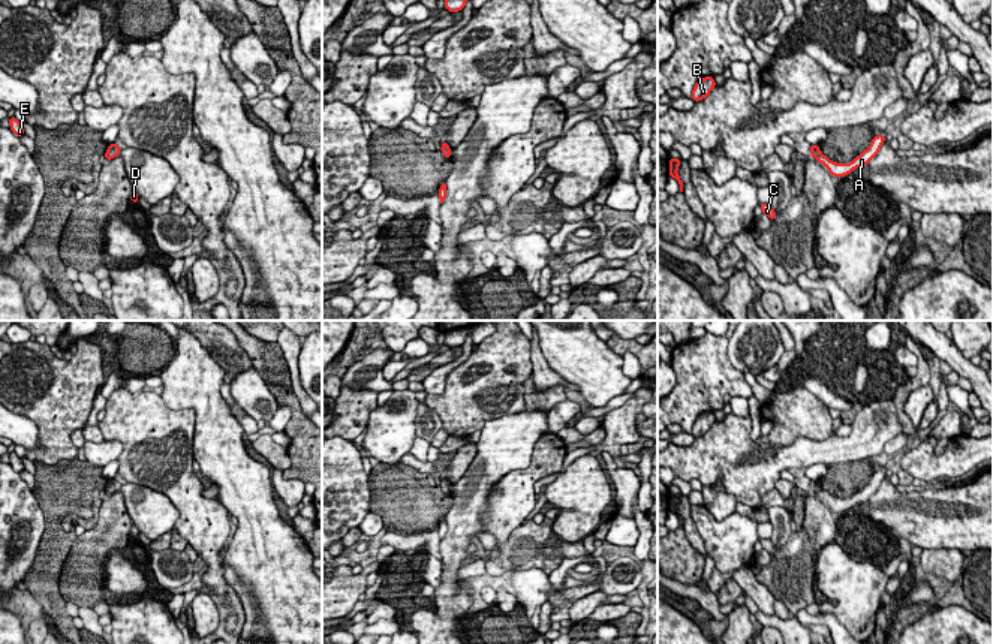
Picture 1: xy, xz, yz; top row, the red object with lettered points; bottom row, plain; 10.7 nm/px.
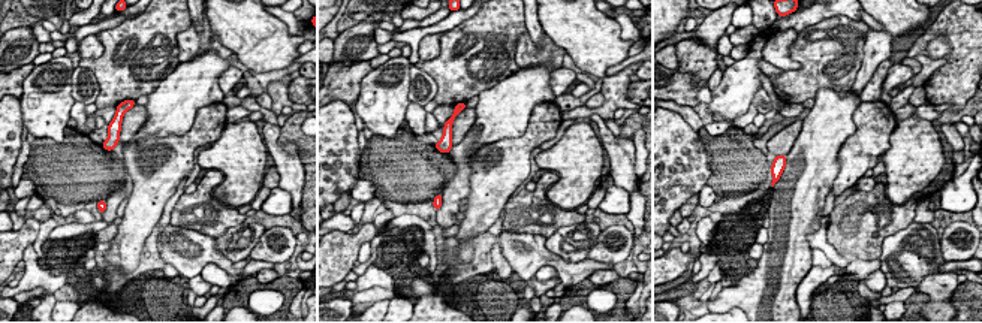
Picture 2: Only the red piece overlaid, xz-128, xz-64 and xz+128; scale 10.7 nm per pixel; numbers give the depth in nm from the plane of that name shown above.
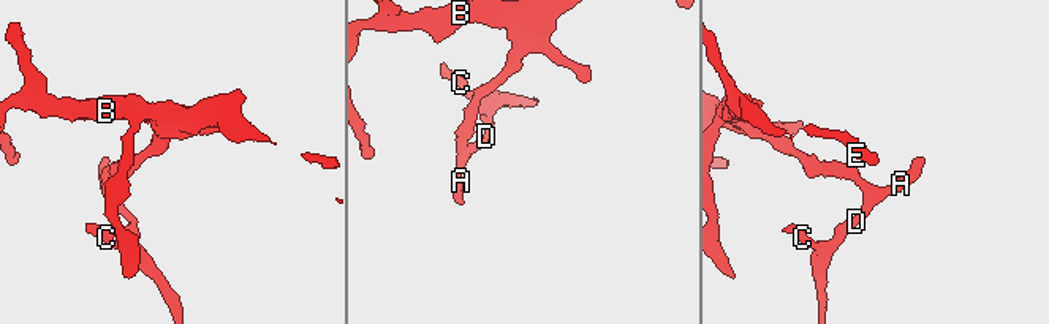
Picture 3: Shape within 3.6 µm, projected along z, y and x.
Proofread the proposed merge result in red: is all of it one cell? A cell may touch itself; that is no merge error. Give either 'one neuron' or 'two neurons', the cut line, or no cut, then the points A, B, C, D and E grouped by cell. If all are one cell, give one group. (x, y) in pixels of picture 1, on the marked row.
two neurons; cut yz (823, 155), (817, 158); groups A C D / B E

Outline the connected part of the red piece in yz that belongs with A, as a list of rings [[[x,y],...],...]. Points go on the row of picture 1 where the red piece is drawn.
[[[884,135],[872,138],[870,147],[849,163],[833,162],[824,154],[818,157],[818,162],[825,165],[831,175],[840,178],[851,174],[854,169],[867,165],[879,153],[884,142],[885,142]]]

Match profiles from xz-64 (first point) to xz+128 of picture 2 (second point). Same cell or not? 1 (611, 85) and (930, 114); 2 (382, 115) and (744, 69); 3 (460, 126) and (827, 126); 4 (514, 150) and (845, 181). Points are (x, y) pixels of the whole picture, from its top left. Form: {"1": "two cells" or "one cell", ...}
{"1": "two cells", "2": "one cell", "3": "two cells", "4": "one cell"}

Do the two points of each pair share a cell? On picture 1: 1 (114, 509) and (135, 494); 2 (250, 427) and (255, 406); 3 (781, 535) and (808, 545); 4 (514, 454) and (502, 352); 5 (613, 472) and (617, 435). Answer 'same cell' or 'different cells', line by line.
1: different cells
2: different cells
3: different cells
4: different cells
5: different cells

